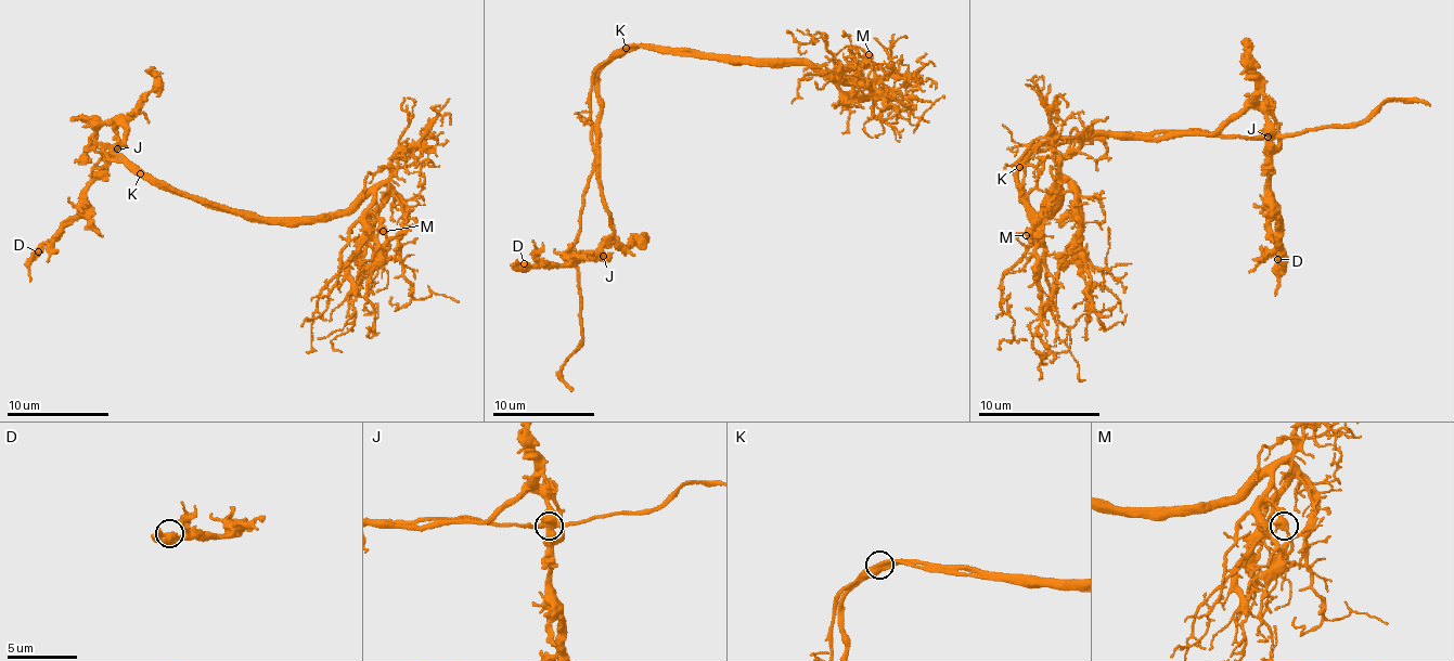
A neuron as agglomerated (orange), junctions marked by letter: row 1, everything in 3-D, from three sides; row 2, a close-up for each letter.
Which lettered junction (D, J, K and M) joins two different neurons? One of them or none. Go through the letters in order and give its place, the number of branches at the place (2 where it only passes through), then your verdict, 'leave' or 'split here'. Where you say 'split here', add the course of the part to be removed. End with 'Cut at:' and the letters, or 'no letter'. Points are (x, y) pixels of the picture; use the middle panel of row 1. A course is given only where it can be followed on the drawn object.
D: place (524, 263); branches 2; leave
J: place (603, 256); branches 2; leave
K: place (626, 48); branches 2; leave
M: place (869, 54); branches 2; leave
Cut at: no letter

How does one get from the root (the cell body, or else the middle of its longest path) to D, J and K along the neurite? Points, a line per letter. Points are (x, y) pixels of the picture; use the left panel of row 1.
D: (166, 182), (145, 180), (112, 152), (127, 133), (117, 126), (117, 148), (87, 190), (87, 205), (38, 251)
J: (166, 182), (145, 180), (112, 152), (125, 141), (127, 131), (123, 126), (117, 126), (117, 148)
K: (166, 182), (151, 182), (140, 175)

